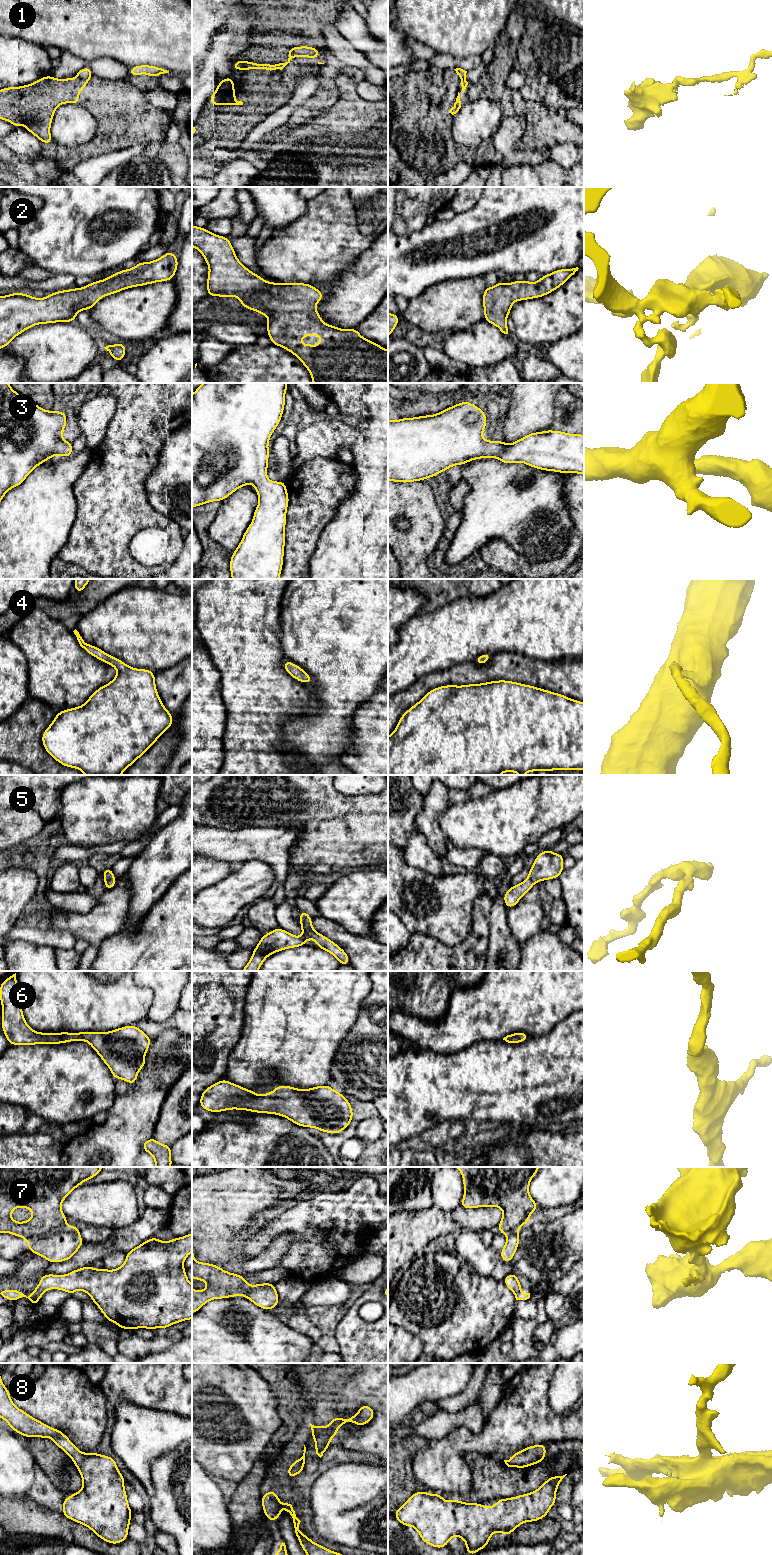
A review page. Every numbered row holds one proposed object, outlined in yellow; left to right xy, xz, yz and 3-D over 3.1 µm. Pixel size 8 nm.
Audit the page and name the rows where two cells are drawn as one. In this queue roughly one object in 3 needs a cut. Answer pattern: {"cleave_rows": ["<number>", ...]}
{"cleave_rows": ["1", "7"]}

